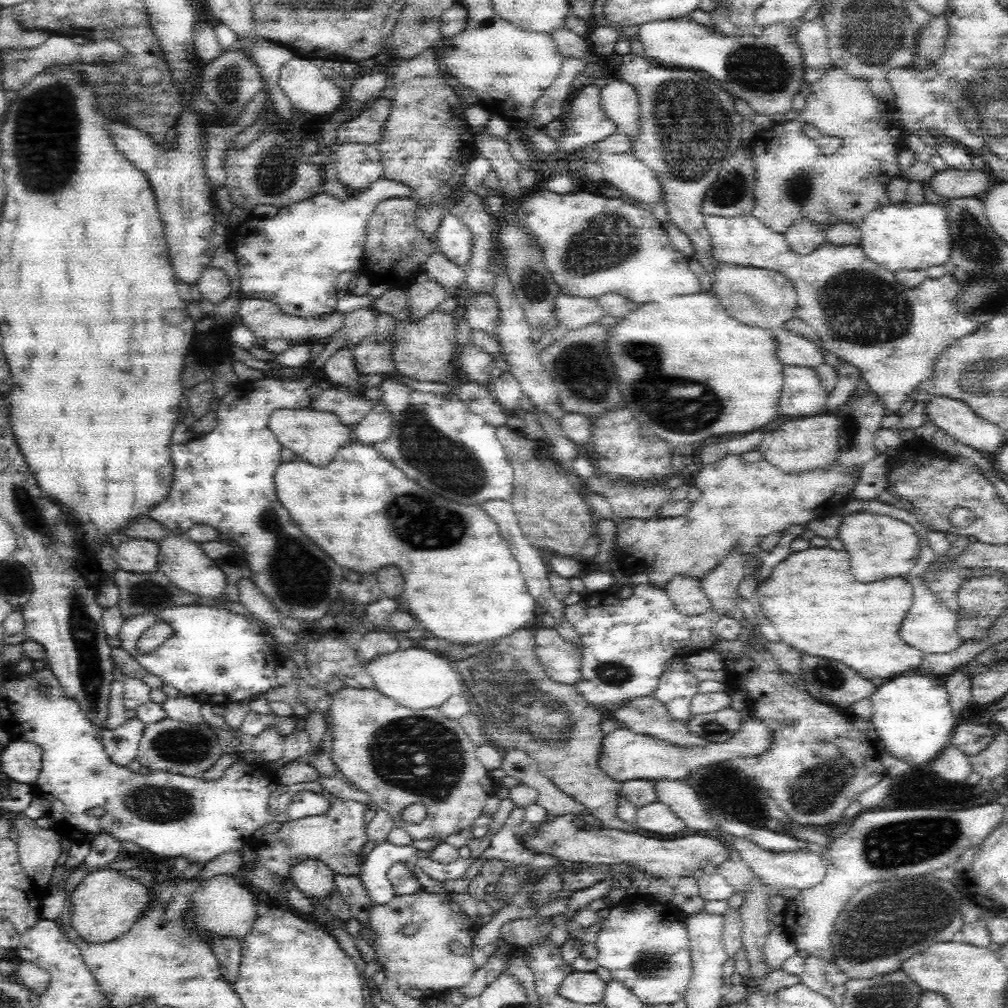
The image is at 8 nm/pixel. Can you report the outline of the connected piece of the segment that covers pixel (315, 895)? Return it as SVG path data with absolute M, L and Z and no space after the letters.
M310 859L302 860L290 868L290 880L296 888L316 902L324 902L328 894L335 890L334 874L323 862Z

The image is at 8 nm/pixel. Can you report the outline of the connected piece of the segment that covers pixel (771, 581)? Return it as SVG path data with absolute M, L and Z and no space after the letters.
M808 548L804 552L790 554L780 562L770 578L759 586L751 602L774 624L780 641L808 655L836 660L867 679L896 677L916 670L924 661L924 652L912 646L904 646L898 632L902 620L912 608L914 592L903 577L880 579L878 582L856 582L850 574L848 554L844 550Z

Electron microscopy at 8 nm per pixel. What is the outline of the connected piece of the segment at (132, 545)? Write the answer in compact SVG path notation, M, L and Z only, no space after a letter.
M131 539L116 548L116 564L128 572L158 571L158 558L160 558L160 547L156 541Z

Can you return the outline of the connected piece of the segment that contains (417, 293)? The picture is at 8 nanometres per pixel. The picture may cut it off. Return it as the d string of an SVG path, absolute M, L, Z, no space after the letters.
M420 272L405 291L408 297L409 316L413 320L420 320L426 314L434 312L447 297L446 289L434 282L425 272Z

